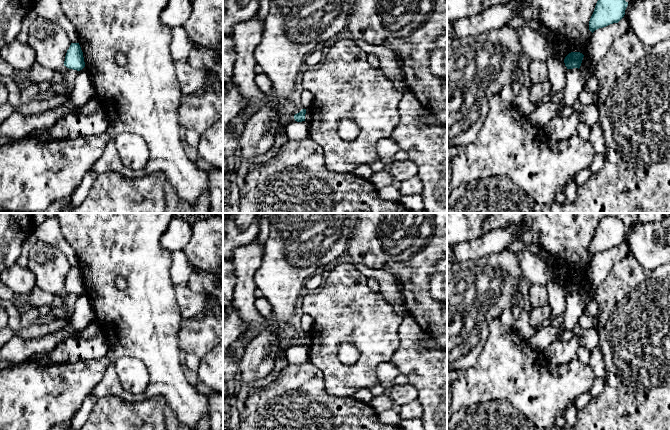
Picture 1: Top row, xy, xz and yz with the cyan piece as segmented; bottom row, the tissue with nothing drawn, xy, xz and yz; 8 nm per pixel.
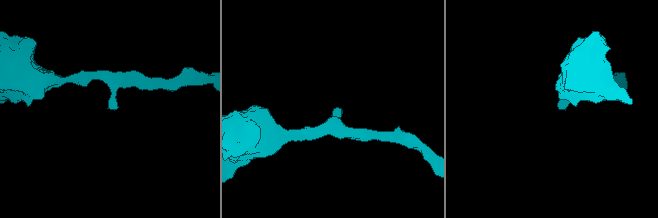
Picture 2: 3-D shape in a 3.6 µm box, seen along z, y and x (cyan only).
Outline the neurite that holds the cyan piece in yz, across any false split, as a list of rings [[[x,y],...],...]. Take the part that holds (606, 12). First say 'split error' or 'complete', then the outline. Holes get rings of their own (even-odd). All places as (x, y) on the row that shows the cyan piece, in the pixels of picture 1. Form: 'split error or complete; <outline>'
complete; [[[598,0],[589,21],[593,33],[599,28],[618,23],[625,15],[628,2],[625,0]]]

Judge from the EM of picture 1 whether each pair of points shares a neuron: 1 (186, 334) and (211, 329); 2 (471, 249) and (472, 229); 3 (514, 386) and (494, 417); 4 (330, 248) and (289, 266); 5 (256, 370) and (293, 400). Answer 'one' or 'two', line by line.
1: one
2: two
3: two
4: one
5: two

